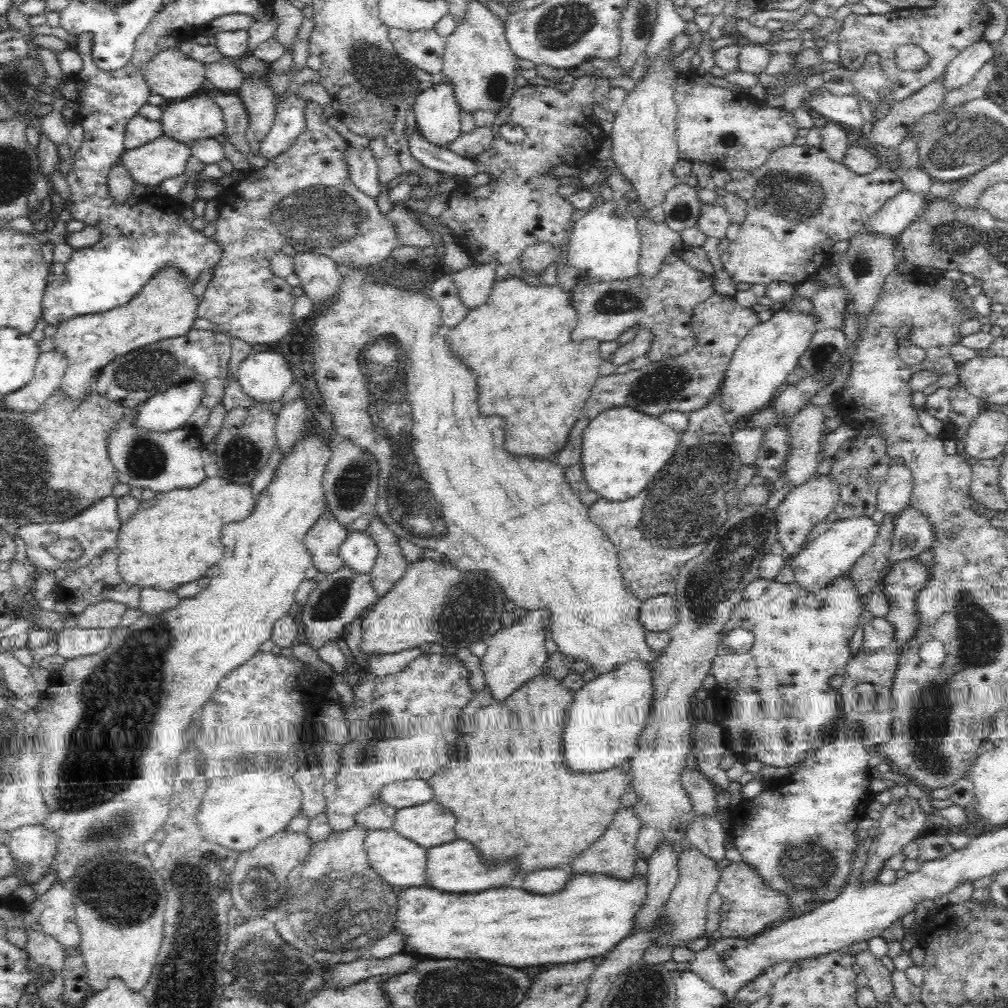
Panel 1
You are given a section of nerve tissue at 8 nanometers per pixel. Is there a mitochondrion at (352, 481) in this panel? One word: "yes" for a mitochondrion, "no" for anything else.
yes

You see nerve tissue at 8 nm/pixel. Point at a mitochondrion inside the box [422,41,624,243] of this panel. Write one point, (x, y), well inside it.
(496, 87)

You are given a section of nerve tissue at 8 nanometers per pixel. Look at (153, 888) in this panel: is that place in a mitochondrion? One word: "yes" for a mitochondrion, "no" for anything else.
yes

